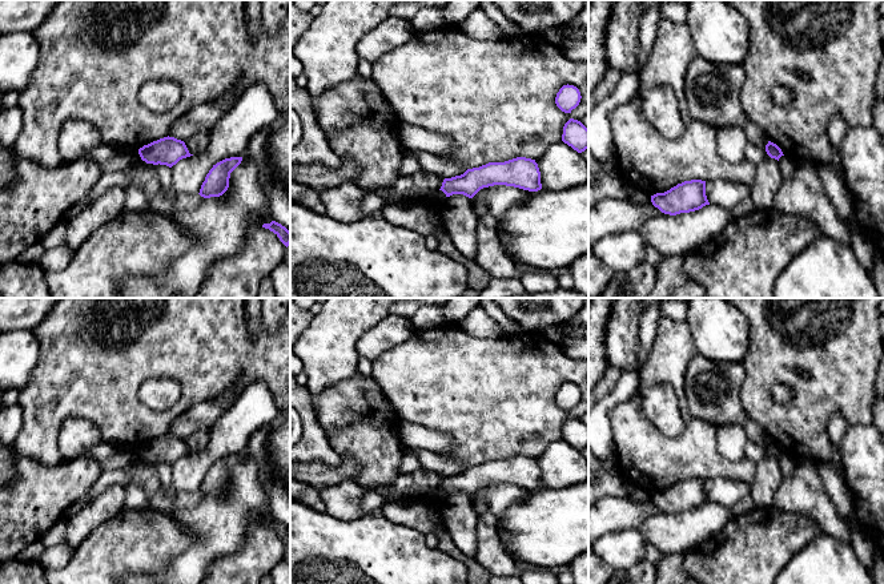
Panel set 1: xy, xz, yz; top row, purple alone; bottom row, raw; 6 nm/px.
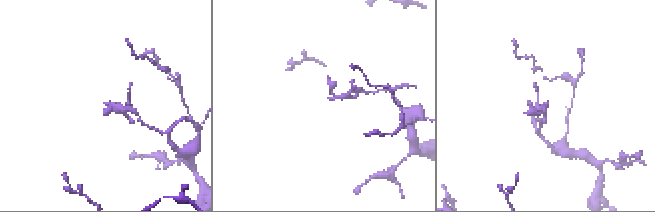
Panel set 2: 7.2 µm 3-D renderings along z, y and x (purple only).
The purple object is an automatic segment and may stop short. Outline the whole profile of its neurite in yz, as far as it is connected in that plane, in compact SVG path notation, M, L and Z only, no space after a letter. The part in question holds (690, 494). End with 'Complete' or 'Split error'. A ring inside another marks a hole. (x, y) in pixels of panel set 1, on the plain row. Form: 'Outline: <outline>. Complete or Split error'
Outline: M691 478L678 482L664 491L651 494L651 500L662 511L676 513L710 503L706 494L706 479Z. Complete

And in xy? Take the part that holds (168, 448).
Outline: M169 434L144 443L138 447L138 452L146 462L160 462L169 466L180 458L193 454L189 451L184 439Z. Complete

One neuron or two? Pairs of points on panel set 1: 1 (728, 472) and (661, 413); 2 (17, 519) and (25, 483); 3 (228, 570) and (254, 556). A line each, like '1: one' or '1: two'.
1: two
2: one
3: one

